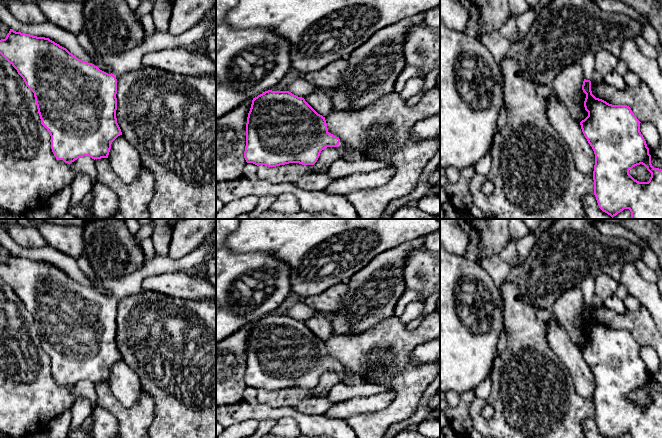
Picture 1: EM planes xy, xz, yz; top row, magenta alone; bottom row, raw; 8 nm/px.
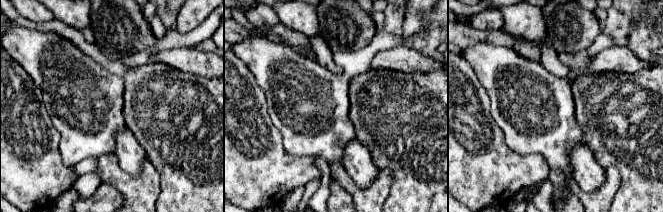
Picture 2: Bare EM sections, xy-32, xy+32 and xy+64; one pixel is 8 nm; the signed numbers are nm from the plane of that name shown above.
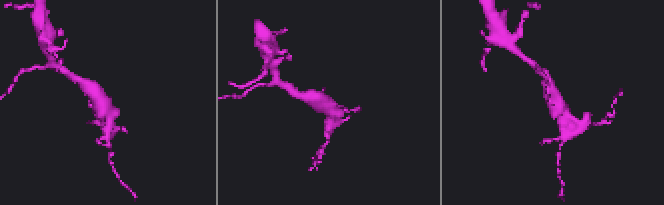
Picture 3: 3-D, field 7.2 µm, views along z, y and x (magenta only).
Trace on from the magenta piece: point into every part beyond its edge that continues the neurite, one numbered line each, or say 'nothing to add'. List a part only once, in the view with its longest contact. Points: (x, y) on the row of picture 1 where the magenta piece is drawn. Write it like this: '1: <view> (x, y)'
1: xy (123, 62)

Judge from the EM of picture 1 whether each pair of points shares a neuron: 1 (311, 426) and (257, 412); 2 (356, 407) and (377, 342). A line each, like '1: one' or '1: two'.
1: one
2: two

